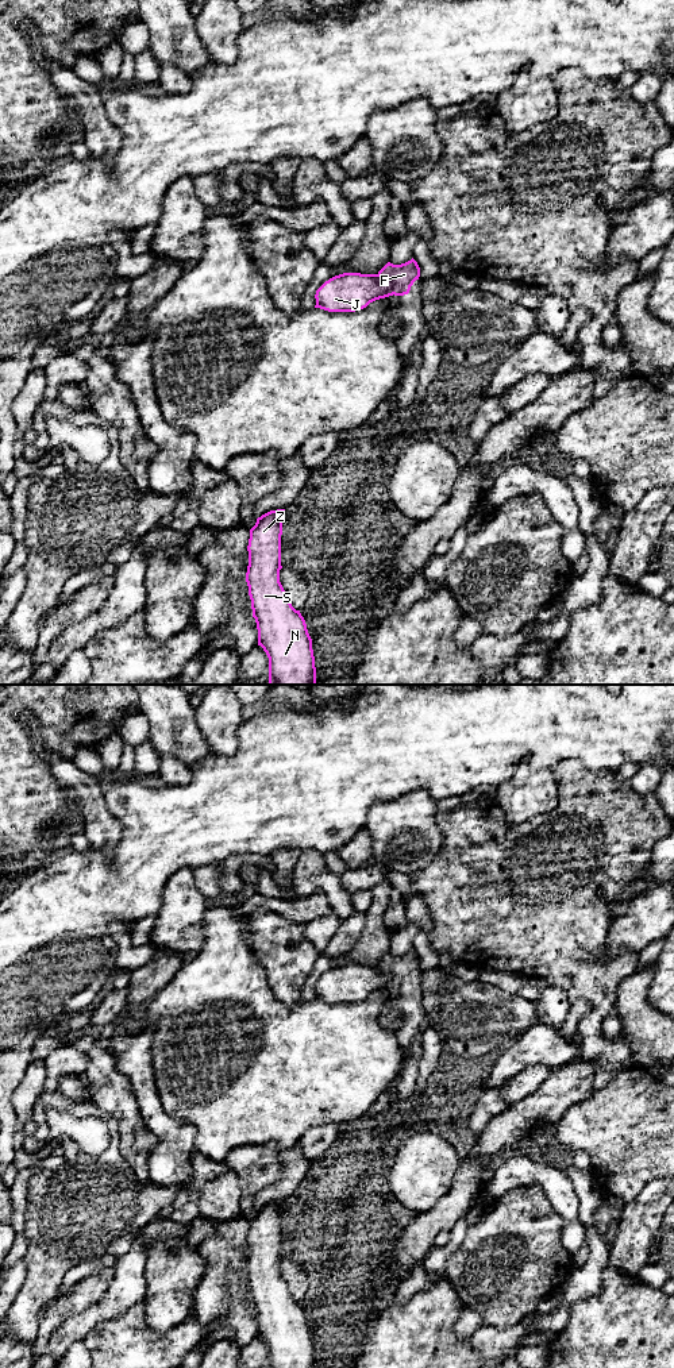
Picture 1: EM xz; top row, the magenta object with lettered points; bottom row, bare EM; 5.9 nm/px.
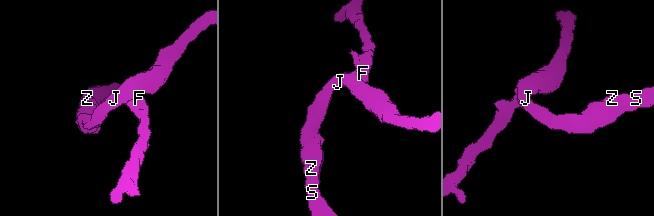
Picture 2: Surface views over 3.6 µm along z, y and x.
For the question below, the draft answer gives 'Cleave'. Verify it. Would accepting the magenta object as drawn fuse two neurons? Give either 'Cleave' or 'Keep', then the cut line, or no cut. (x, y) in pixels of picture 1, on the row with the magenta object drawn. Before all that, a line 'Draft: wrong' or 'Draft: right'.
Draft: right
Cleave. Split along xz (376, 274), (391, 285), (393, 293)

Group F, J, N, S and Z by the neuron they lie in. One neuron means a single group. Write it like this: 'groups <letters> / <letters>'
groups F / J N S Z

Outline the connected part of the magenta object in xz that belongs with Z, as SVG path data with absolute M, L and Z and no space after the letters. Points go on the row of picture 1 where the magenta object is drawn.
M284 510L262 515L250 529L246 582L258 646L269 658L269 685L316 685L312 639L280 582Z

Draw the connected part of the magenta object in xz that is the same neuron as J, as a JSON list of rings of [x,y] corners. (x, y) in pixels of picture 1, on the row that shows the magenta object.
[[[343,273],[330,278],[316,290],[315,308],[355,312],[389,296],[393,296],[392,285],[377,274]]]

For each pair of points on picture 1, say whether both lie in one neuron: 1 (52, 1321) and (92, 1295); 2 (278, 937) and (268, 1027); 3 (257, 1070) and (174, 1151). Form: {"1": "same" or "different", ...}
{"1": "same", "2": "different", "3": "different"}

